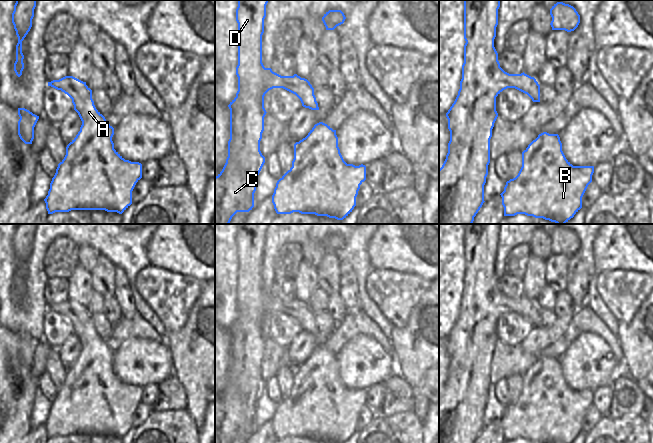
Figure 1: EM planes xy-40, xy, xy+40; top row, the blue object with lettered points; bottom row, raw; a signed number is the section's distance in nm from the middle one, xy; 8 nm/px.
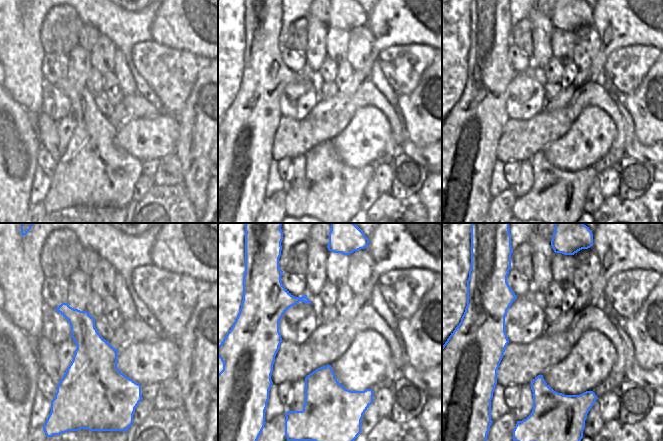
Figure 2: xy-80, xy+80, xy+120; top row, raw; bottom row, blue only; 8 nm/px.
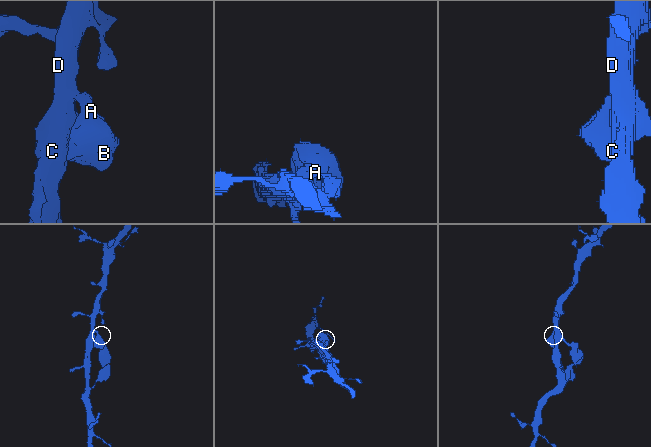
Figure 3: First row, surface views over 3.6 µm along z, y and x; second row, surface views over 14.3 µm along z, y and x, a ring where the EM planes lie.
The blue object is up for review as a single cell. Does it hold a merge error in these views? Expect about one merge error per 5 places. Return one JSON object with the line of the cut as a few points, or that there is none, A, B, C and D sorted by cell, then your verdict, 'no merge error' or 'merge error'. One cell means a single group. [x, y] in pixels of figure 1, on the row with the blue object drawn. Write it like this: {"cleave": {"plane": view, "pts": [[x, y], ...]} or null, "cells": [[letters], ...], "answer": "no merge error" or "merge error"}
{"cleave": null, "cells": [["A", "B", "C", "D"]], "answer": "no merge error"}

